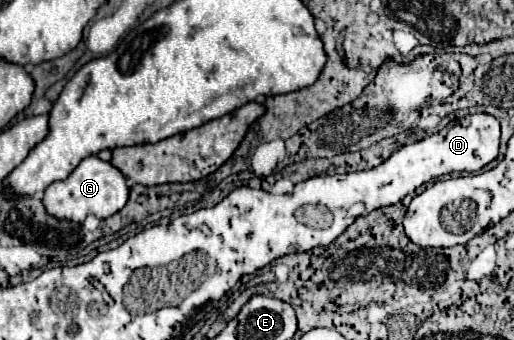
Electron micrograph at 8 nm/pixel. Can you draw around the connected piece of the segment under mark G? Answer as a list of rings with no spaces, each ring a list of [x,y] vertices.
[[[96,155],[86,157],[80,161],[80,165],[68,175],[64,181],[56,181],[46,187],[42,203],[46,205],[46,211],[52,217],[74,221],[74,223],[84,223],[84,219],[92,213],[98,219],[106,219],[114,213],[118,213],[126,201],[128,201],[128,185],[124,175],[106,161],[100,161]]]

